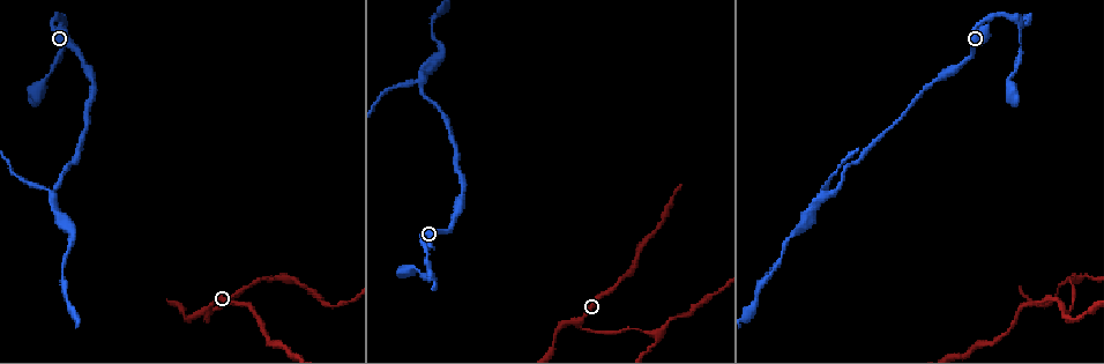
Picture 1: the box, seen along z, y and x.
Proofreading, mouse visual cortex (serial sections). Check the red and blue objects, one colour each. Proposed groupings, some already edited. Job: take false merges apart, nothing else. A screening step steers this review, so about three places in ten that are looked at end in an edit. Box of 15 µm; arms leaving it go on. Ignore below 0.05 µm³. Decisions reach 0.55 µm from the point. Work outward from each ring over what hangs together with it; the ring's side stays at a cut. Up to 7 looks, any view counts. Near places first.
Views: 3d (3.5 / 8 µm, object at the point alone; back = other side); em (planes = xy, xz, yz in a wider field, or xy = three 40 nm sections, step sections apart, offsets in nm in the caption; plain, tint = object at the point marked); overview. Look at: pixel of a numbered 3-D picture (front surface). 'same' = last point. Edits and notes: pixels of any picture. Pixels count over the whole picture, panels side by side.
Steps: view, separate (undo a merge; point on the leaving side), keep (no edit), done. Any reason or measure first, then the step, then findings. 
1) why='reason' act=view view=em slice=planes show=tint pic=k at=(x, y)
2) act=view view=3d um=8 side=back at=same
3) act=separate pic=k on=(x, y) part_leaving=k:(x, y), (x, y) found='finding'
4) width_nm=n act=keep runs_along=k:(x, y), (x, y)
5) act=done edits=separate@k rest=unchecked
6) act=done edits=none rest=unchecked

why='sharp bend' act=view view=3d um=3.5 pic=1 at=(1065, 311)

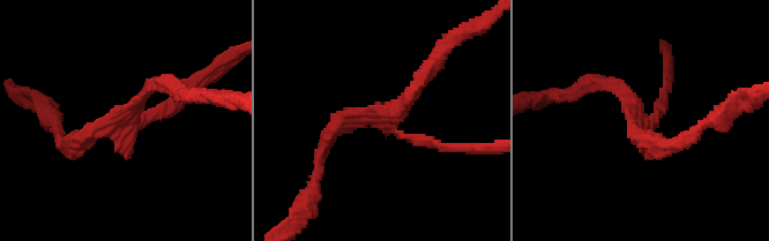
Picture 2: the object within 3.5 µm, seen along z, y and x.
arms=3 arm_widths_nm=150,200,250 act=view view=em slice=xy step=1 show=tint pic=2 at=(645, 120)

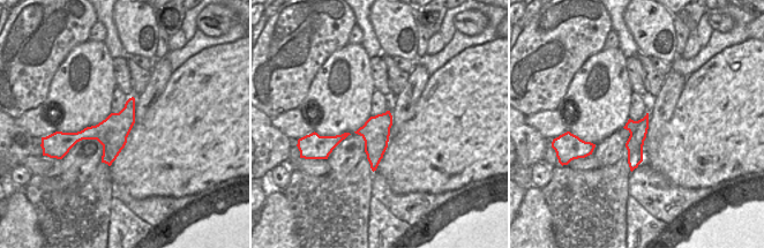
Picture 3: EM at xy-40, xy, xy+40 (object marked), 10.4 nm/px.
act=view view=em slice=xy step=3 show=tint at=same

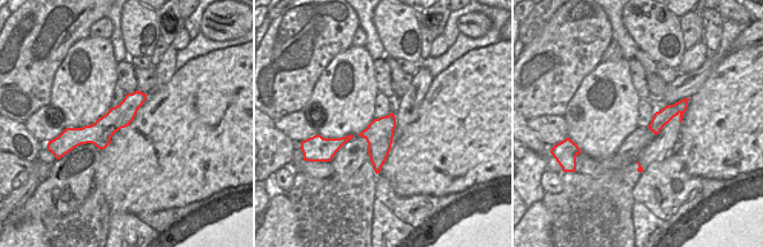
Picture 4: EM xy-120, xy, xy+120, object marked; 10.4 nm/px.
act=separate pic=2 on=(665, 90) found='two cells meet here'

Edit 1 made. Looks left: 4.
why='redraw' act=view view=overview

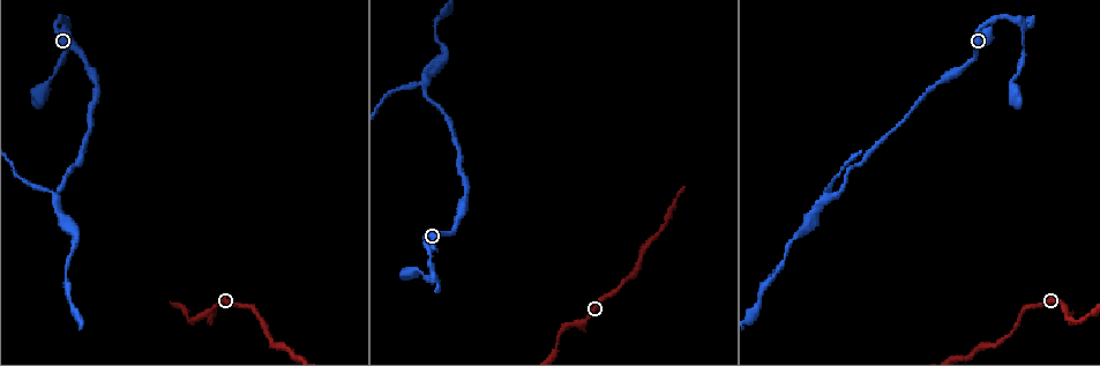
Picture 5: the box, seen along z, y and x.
why='thick turns thin' act=view view=em slice=xy step=3 show=tint pic=5 at=(438, 280)

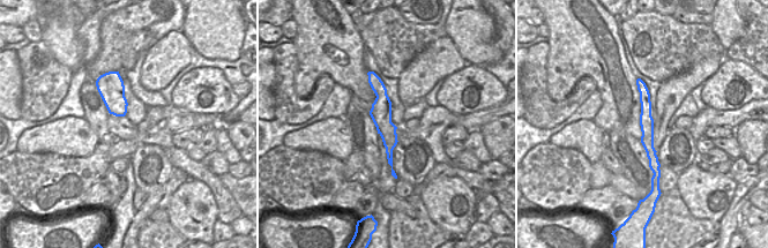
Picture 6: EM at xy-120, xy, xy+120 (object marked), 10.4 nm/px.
why='see where the arms go' act=view view=3d um=3.5 at=same

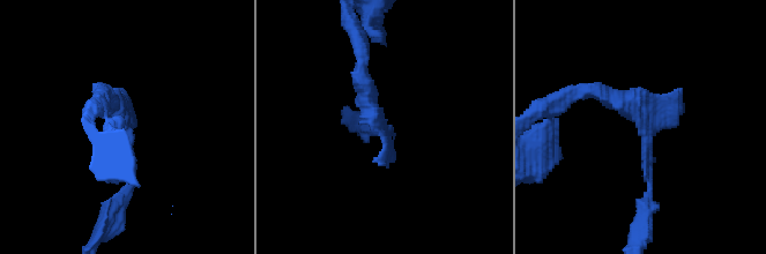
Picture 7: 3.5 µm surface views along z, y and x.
act=keep runs_along=7:(601, 92), (646, 125), (646, 210) found='continuous, no second cell'

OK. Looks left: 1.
act=done edits=separate@2 rest=unchecked

